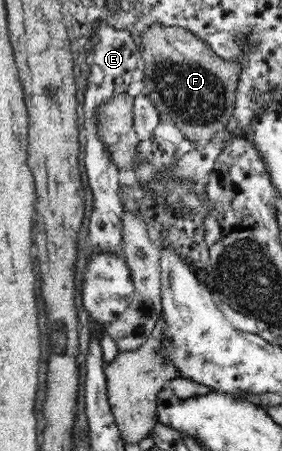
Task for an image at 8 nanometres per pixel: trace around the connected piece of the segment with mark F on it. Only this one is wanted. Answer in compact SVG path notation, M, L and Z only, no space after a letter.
M151 24L145 32L141 32L139 55L143 56L144 65L147 66L144 68L147 78L143 82L148 97L159 112L169 114L185 139L199 143L213 141L217 132L227 127L236 105L236 88L241 70L239 60L225 60L188 29L164 24Z

